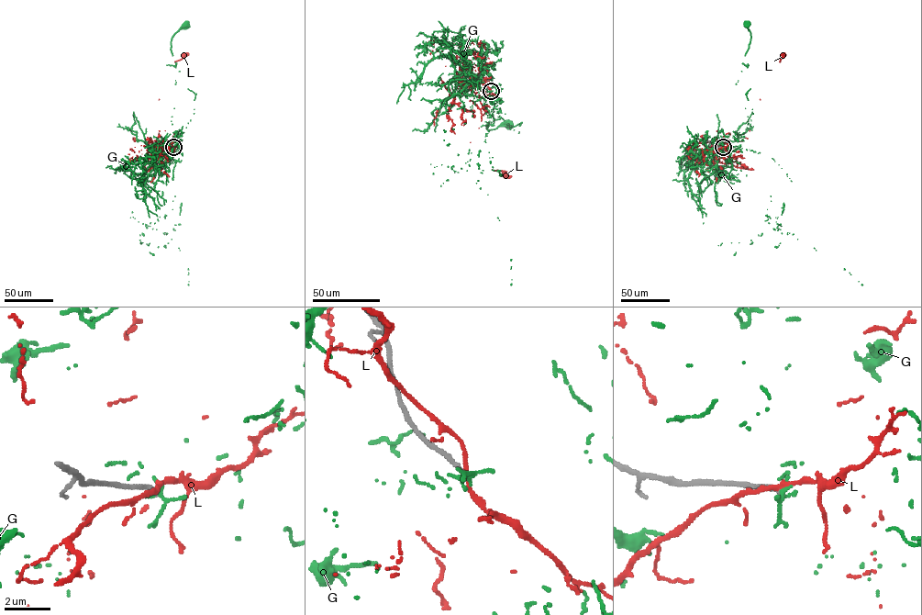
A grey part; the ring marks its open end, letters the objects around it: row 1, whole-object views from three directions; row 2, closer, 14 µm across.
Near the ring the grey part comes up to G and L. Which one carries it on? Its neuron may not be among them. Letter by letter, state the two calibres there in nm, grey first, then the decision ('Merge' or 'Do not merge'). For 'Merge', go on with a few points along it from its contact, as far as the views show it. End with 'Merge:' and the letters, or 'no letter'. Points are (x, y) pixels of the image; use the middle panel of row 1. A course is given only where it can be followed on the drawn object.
G: Thickness 200 nm (grey) against 170 nm. Do not merge
L: Thickness 220 nm (grey) against 190 nm. Do not merge
Merge: no letter

